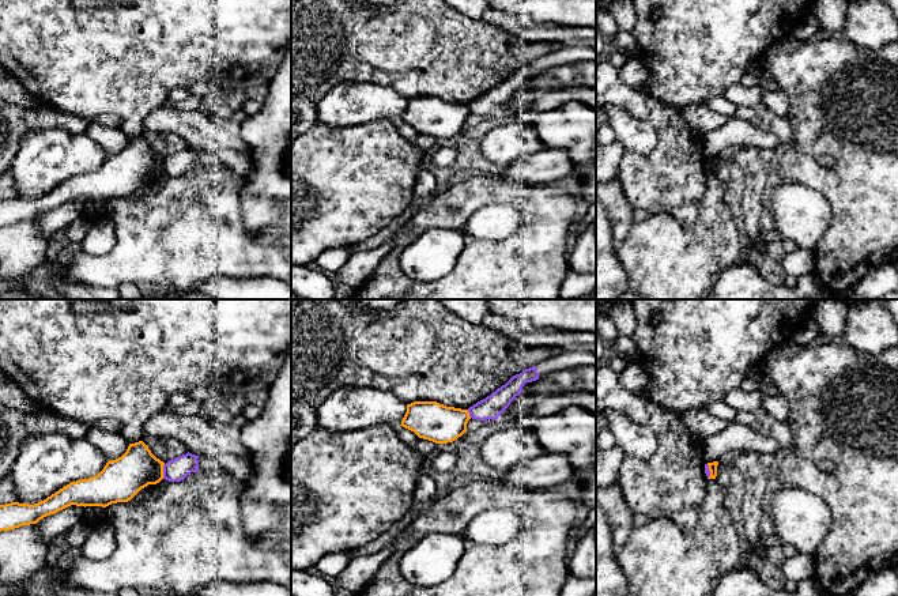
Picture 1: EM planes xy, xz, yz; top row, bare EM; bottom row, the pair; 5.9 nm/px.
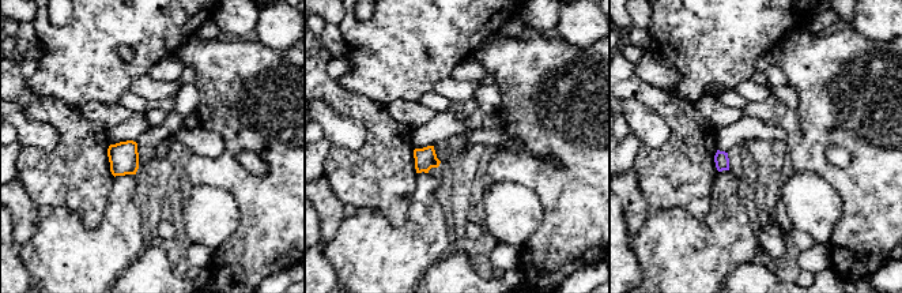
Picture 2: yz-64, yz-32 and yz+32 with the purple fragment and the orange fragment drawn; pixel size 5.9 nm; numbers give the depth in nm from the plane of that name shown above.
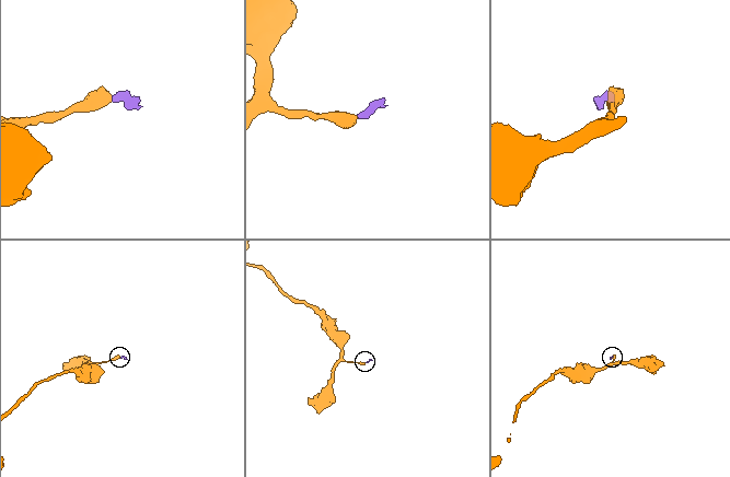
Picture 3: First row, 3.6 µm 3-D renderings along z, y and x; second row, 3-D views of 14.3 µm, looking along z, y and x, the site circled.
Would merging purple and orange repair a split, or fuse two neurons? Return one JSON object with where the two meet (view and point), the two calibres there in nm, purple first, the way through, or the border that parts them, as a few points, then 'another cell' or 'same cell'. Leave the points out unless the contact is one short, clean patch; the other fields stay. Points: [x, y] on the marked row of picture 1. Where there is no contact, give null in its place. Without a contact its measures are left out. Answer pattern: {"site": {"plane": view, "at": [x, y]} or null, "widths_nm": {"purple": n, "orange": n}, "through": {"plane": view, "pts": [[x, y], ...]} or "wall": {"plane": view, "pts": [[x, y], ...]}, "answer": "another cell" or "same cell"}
{"site": {"plane": "xy", "at": [163, 471]}, "widths_nm": {"purple": 140, "orange": 240}, "wall": {"plane": "xy", "pts": [[165, 464], [162, 478]]}, "answer": "another cell"}

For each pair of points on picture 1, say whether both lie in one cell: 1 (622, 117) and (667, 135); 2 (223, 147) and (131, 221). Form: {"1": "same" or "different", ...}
{"1": "different", "2": "different"}

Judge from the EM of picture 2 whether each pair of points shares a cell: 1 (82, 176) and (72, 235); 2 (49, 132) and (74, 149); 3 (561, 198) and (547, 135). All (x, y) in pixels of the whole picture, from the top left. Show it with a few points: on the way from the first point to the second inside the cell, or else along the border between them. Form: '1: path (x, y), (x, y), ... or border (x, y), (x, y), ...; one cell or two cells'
1: border (106, 201), (91, 229), (68, 209), (53, 207); two cells
2: border (33, 117), (57, 131), (53, 149); two cells
3: path (568, 183), (568, 156), (562, 150); one cell

